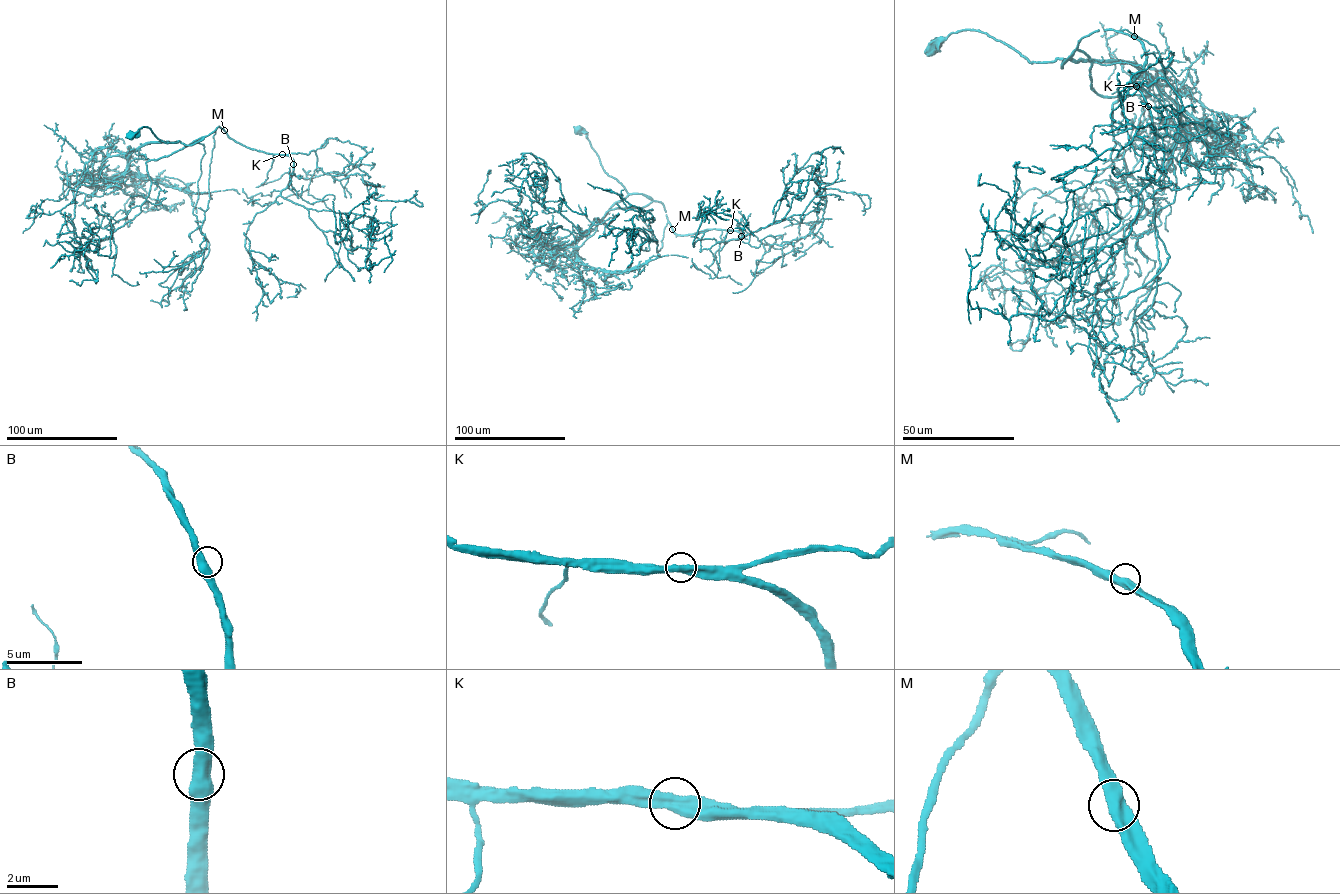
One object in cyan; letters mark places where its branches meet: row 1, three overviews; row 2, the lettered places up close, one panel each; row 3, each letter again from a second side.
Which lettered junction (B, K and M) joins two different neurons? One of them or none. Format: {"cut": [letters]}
{"cut": []}

